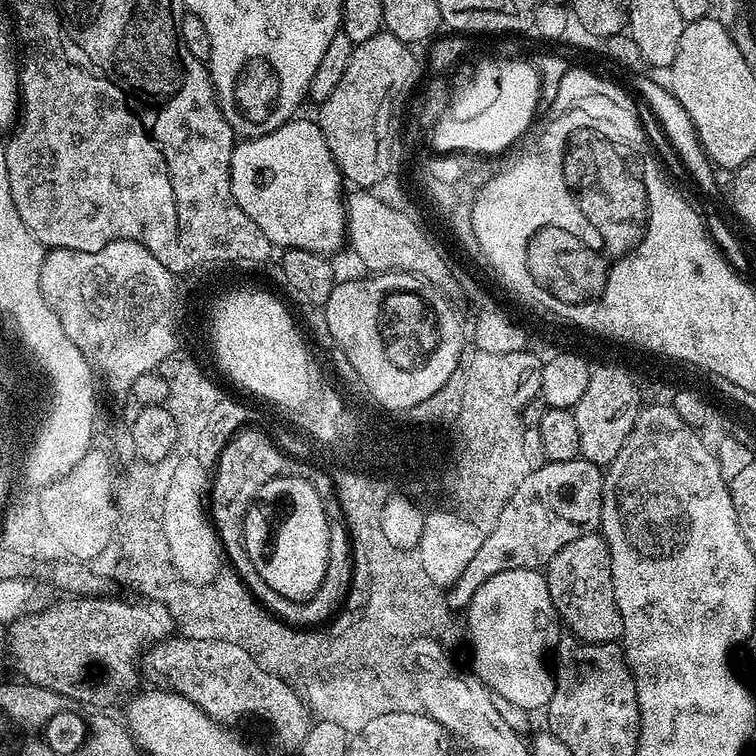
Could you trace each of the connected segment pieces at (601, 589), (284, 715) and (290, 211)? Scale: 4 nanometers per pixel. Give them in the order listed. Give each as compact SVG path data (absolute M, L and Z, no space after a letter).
M599 531L584 534L580 538L569 542L562 550L558 550L546 565L548 589L550 598L556 607L556 615L560 617L563 627L568 628L573 637L585 640L588 644L611 644L619 641L624 634L622 626L622 614L616 605L614 598L614 586L612 585L612 571L610 570L610 550L603 535Z
M173 634L167 640L153 644L142 657L142 664L161 680L163 687L170 692L189 700L194 706L202 709L211 720L225 726L236 726L239 720L265 720L272 727L276 740L284 748L299 749L308 738L310 727L310 713L308 705L299 694L294 691L281 676L275 676L268 668L252 657L251 652L242 650L236 645L236 640L229 638L226 641L209 639L195 639Z
M300 119L287 120L270 134L241 139L232 149L230 186L234 202L258 222L258 230L262 230L277 249L297 248L328 258L332 256L331 252L343 249L346 244L346 196L340 193L340 167L330 154L330 146L326 146L326 138L322 138L319 123L315 119Z

